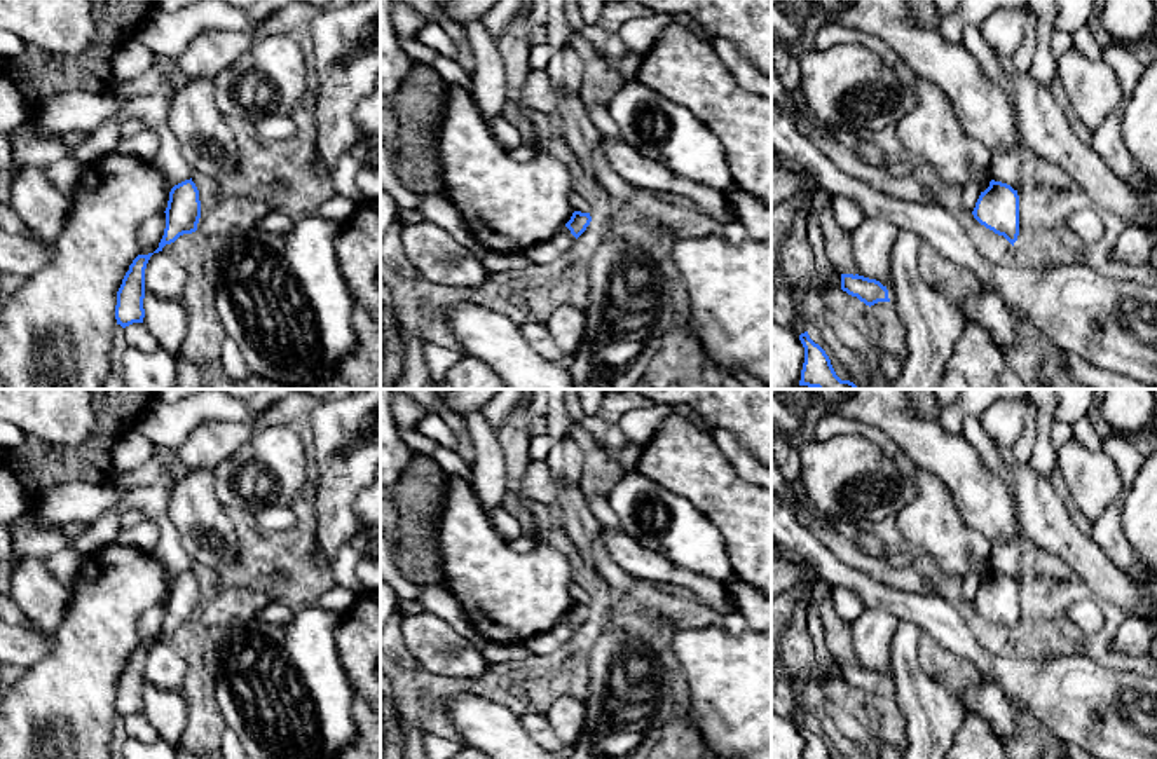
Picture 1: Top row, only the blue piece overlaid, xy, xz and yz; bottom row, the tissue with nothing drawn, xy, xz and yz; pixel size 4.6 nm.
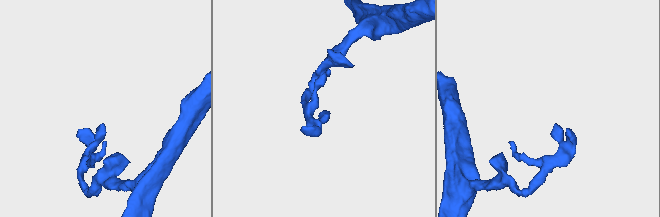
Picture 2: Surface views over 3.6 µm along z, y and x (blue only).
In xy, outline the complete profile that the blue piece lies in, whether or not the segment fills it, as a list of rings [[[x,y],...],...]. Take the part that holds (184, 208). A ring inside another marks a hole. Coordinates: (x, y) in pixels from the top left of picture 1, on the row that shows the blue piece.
[[[185,180],[175,185],[169,192],[169,201],[166,208],[166,229],[159,243],[159,248],[154,253],[162,251],[166,244],[175,243],[183,234],[192,234],[197,230],[201,218],[201,201],[195,183]]]

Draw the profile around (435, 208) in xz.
[[[422,192],[421,197],[422,202],[417,209],[422,213],[424,220],[443,229],[452,239],[466,246],[473,255],[480,258],[485,256],[489,250],[475,239],[461,213],[442,192]]]

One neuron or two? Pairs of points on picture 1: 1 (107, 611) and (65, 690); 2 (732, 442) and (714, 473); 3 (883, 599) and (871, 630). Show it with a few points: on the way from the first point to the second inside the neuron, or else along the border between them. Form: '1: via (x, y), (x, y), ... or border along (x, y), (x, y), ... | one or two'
1: via (100, 630), (81, 670) | one
2: border along (711, 435), (730, 464), (753, 484) | two
3: border along (866, 608), (882, 608), (897, 618) | two

